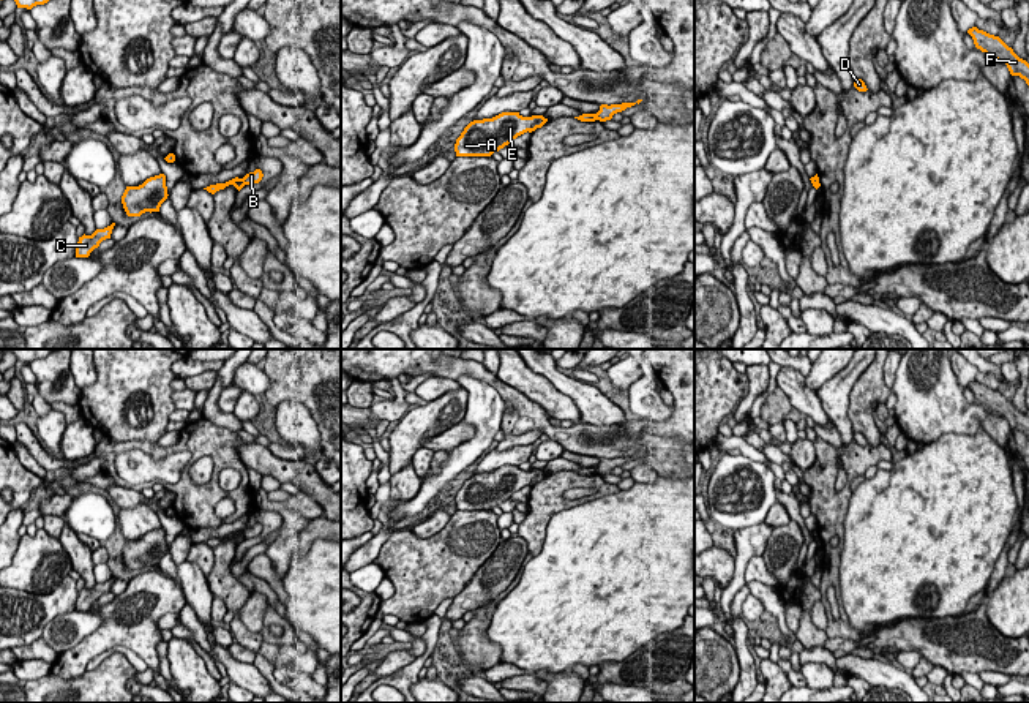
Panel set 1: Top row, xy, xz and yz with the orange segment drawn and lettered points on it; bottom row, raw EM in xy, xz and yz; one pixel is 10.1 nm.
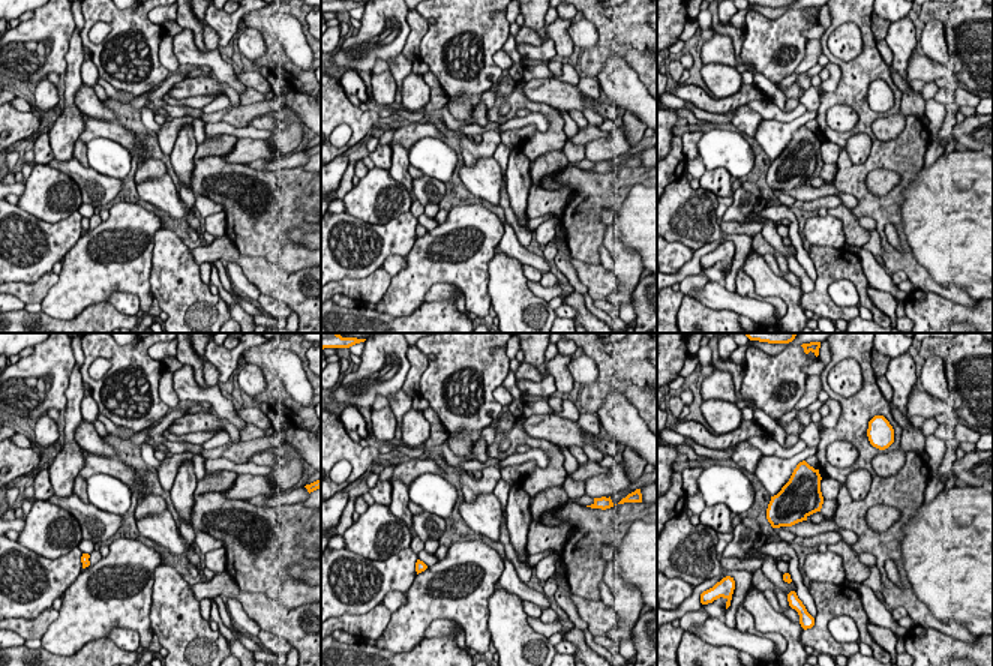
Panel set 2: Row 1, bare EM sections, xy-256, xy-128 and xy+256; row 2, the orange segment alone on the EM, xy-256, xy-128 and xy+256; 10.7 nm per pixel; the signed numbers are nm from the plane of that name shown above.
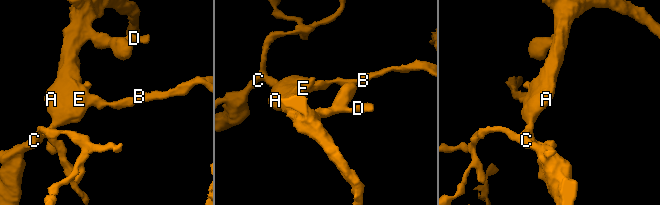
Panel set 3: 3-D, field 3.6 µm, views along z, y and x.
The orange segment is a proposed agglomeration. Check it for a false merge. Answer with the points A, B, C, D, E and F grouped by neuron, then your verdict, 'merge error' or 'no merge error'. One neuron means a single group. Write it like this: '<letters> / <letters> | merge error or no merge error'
A C D E F / B | merge error

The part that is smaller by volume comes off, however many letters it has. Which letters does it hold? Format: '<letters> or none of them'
B

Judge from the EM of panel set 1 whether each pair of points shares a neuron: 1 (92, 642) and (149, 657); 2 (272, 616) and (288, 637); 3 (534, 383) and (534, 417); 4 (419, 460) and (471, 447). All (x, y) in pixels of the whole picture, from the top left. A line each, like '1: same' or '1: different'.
1: same
2: same
3: different
4: different

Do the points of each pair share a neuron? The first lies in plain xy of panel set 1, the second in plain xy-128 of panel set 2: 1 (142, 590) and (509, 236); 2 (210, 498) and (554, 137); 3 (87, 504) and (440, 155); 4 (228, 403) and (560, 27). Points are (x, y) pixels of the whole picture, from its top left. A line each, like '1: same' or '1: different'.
1: different
2: same
3: same
4: different

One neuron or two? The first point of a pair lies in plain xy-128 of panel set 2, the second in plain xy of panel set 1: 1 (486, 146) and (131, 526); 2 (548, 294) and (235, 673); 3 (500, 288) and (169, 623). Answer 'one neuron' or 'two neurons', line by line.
1: two neurons
2: two neurons
3: two neurons

